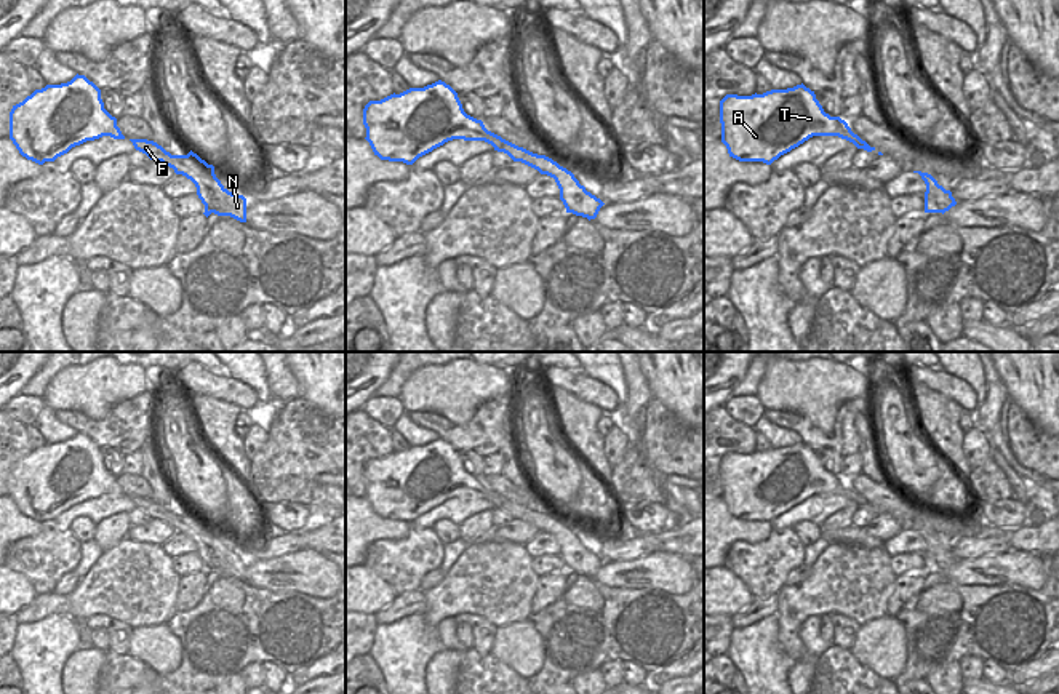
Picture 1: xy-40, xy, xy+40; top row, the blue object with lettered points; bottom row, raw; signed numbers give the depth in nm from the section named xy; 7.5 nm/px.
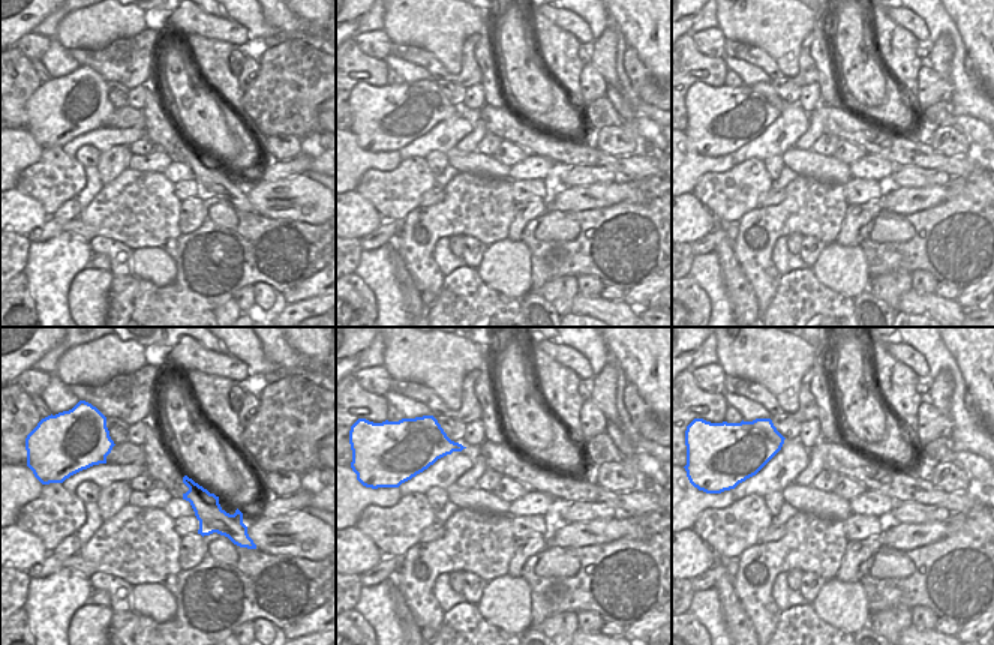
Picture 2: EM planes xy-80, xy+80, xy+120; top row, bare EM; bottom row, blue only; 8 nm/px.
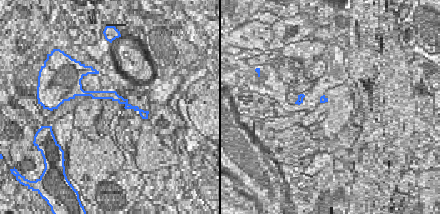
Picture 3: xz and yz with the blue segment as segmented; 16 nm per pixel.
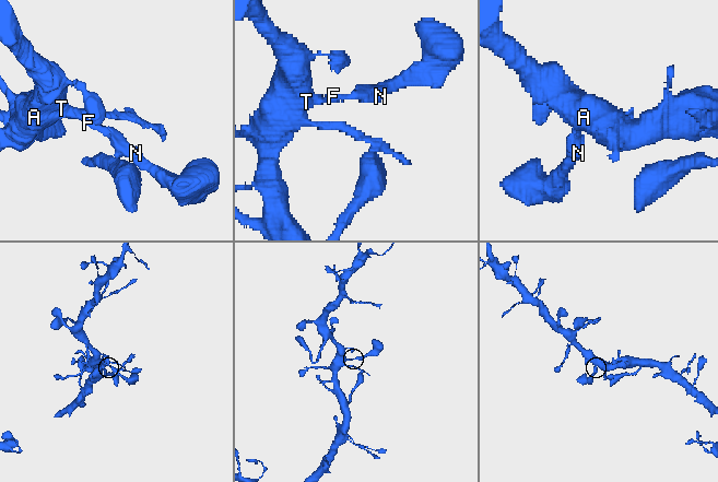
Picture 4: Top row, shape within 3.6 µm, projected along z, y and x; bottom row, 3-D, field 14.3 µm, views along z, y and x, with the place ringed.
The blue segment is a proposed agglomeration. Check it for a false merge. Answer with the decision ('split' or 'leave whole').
leave whole

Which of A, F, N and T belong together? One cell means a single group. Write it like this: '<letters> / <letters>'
A F N T

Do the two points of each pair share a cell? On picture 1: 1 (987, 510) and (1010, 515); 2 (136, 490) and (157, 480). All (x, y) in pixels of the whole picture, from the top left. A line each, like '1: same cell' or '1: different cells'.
1: same cell
2: different cells

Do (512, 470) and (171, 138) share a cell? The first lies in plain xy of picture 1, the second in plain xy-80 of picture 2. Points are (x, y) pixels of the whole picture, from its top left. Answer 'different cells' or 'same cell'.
same cell

